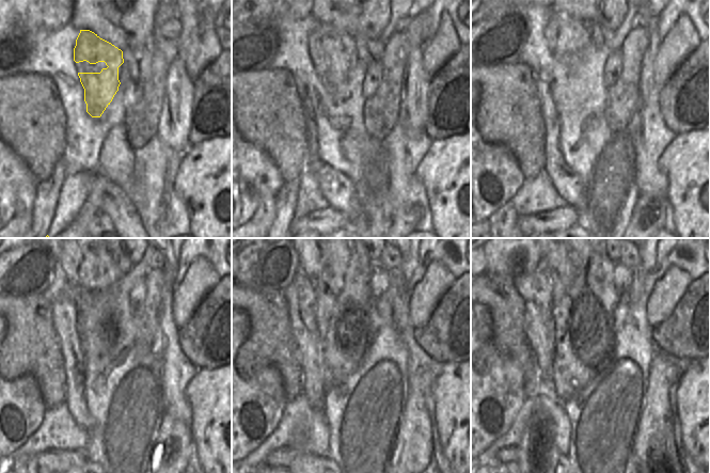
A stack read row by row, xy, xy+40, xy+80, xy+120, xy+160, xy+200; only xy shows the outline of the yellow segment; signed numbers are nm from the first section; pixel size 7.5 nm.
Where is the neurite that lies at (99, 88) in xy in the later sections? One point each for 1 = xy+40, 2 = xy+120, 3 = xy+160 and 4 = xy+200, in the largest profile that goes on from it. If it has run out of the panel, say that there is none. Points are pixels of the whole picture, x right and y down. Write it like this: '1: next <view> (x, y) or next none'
1: next xy+40 (326, 43)
2: next xy+120 (93, 270)
3: next xy+160 (319, 265)
4: next xy+200 (550, 259)

